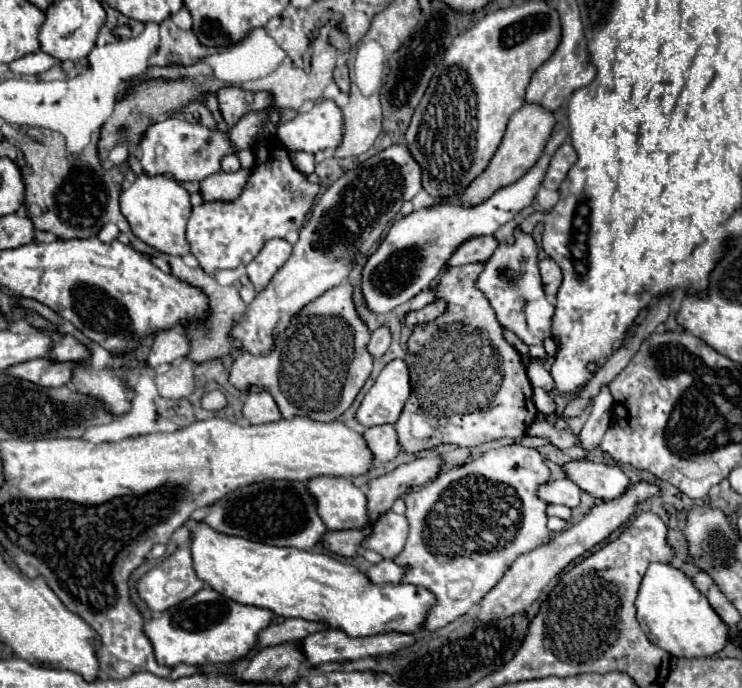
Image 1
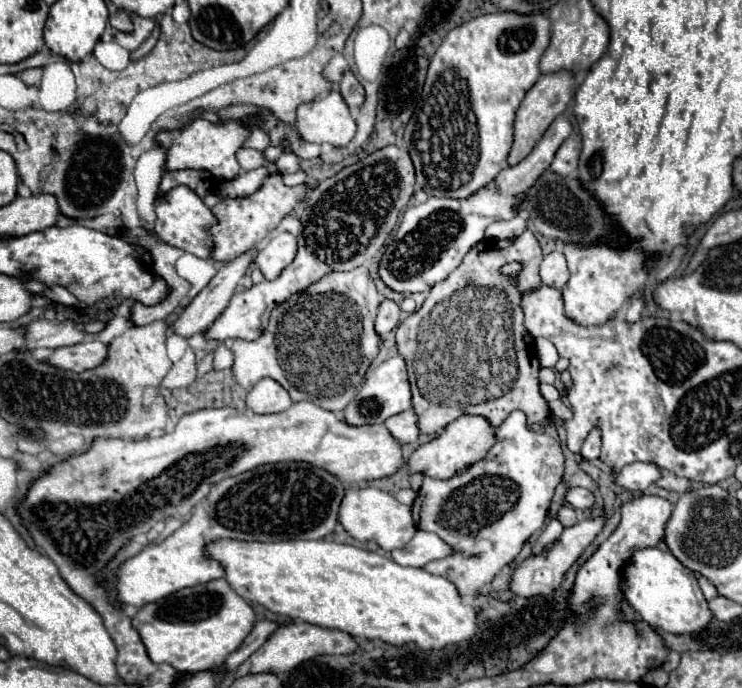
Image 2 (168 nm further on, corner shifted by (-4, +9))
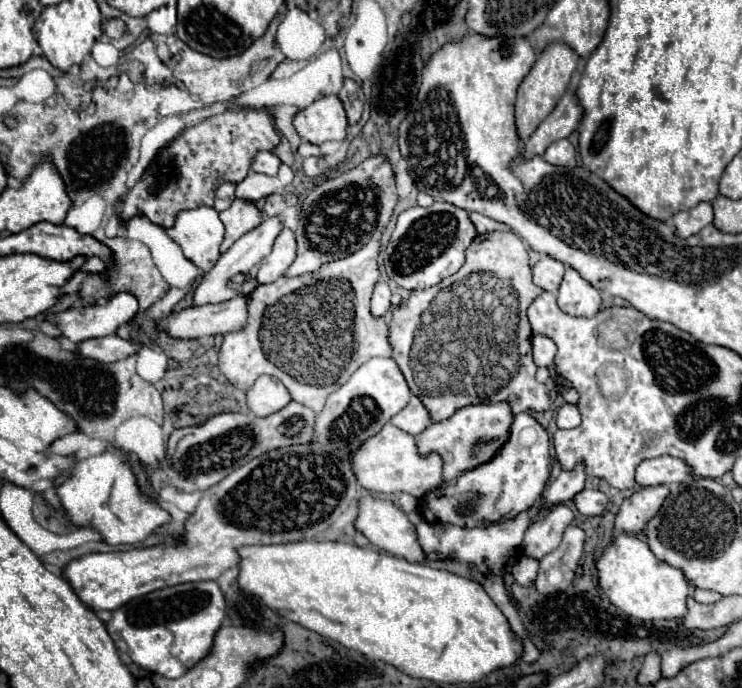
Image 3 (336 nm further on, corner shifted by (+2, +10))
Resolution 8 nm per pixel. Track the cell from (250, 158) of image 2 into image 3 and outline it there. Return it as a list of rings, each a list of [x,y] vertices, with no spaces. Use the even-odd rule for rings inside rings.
[[[257,152],[255,158],[253,158],[253,162],[251,162],[251,170],[275,176],[279,164],[281,164],[281,160],[273,152]]]

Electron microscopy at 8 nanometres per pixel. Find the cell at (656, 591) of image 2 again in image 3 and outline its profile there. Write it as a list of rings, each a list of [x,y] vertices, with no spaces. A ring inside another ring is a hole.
[[[619,534],[613,544],[609,544],[603,552],[603,556],[597,562],[601,588],[609,596],[609,600],[627,616],[635,616],[637,620],[679,620],[687,614],[687,598],[689,598],[689,582],[685,574],[679,568],[673,568],[659,560],[645,542],[641,542],[637,536]]]

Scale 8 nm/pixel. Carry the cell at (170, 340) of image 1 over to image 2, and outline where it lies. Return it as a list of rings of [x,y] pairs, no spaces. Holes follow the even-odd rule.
[[[255,249],[221,265],[209,285],[183,309],[179,319],[173,323],[173,329],[183,337],[203,333],[229,305],[229,299],[235,293],[241,277],[247,273],[253,255]]]

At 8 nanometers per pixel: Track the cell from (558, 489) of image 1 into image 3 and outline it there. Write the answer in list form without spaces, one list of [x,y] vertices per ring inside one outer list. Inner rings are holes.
[[[581,490],[579,494],[575,494],[573,498],[575,502],[575,508],[583,514],[583,516],[597,516],[597,514],[603,514],[605,512],[605,506],[607,506],[607,496],[599,490]]]

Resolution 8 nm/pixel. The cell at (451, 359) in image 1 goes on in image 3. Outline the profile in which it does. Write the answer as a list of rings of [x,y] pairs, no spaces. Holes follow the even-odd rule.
[[[505,230],[505,232],[487,232],[487,234],[479,234],[471,246],[467,248],[467,260],[465,264],[459,268],[457,274],[441,280],[437,286],[425,288],[425,290],[413,290],[409,300],[393,310],[393,318],[389,324],[389,344],[393,348],[393,360],[397,362],[399,370],[403,372],[409,390],[423,402],[423,406],[429,410],[431,422],[443,422],[447,418],[453,416],[453,412],[457,412],[463,406],[469,404],[497,404],[497,402],[509,402],[513,414],[519,412],[545,412],[551,406],[551,398],[549,398],[549,390],[545,384],[539,384],[535,380],[535,364],[533,364],[533,356],[531,356],[531,328],[527,324],[527,306],[531,304],[531,300],[535,300],[535,296],[539,296],[539,292],[543,292],[541,288],[537,288],[531,280],[531,266],[529,266],[529,256],[525,250],[525,242],[521,236],[517,236],[513,230]]]

